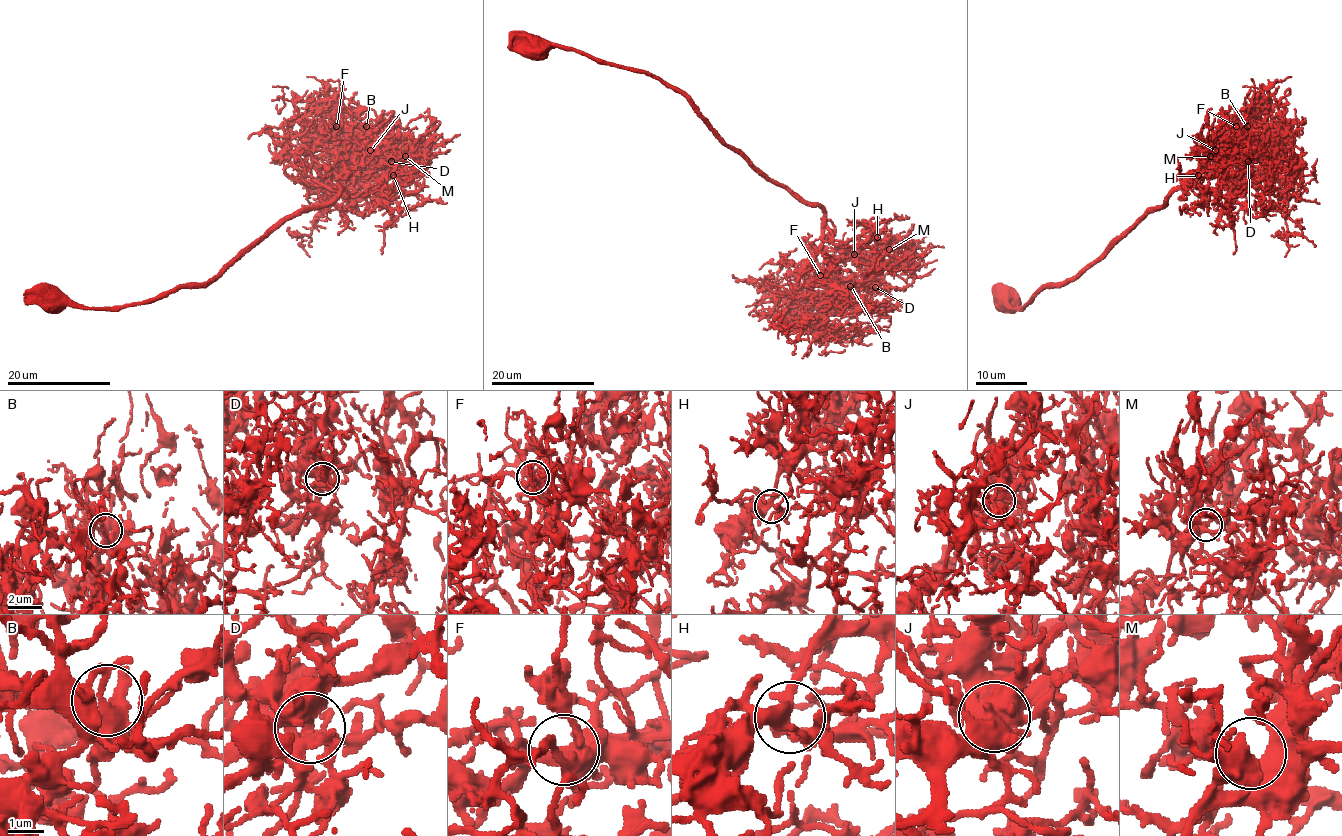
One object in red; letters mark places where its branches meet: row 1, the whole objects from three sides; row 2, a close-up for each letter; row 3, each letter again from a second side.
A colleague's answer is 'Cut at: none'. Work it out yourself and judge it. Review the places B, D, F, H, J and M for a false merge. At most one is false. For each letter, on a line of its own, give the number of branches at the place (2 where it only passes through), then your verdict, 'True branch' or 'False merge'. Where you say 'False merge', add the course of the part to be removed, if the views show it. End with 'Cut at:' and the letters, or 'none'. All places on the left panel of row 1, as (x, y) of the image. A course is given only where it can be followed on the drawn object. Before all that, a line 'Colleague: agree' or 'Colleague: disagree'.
Colleague: agree
B: Branches: 6. True branch
D: Branches: 5. True branch
F: Branches: 7. True branch
H: Branches: 4. True branch
J: Branches: 5. True branch
M: Branches: 5. True branch
Cut at: none

